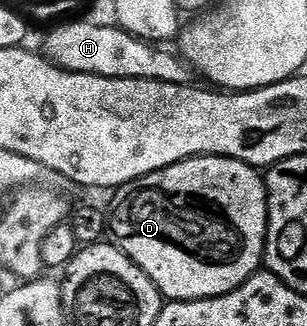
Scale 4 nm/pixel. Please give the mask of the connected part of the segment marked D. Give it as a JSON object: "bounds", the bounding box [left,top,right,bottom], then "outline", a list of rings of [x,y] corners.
{"bounds":[108,156,266,301],"outline":[[[194,156],[125,184],[108,216],[113,243],[152,282],[167,301],[207,300],[236,290],[263,267],[266,254],[266,181],[263,173],[227,156]]]}

